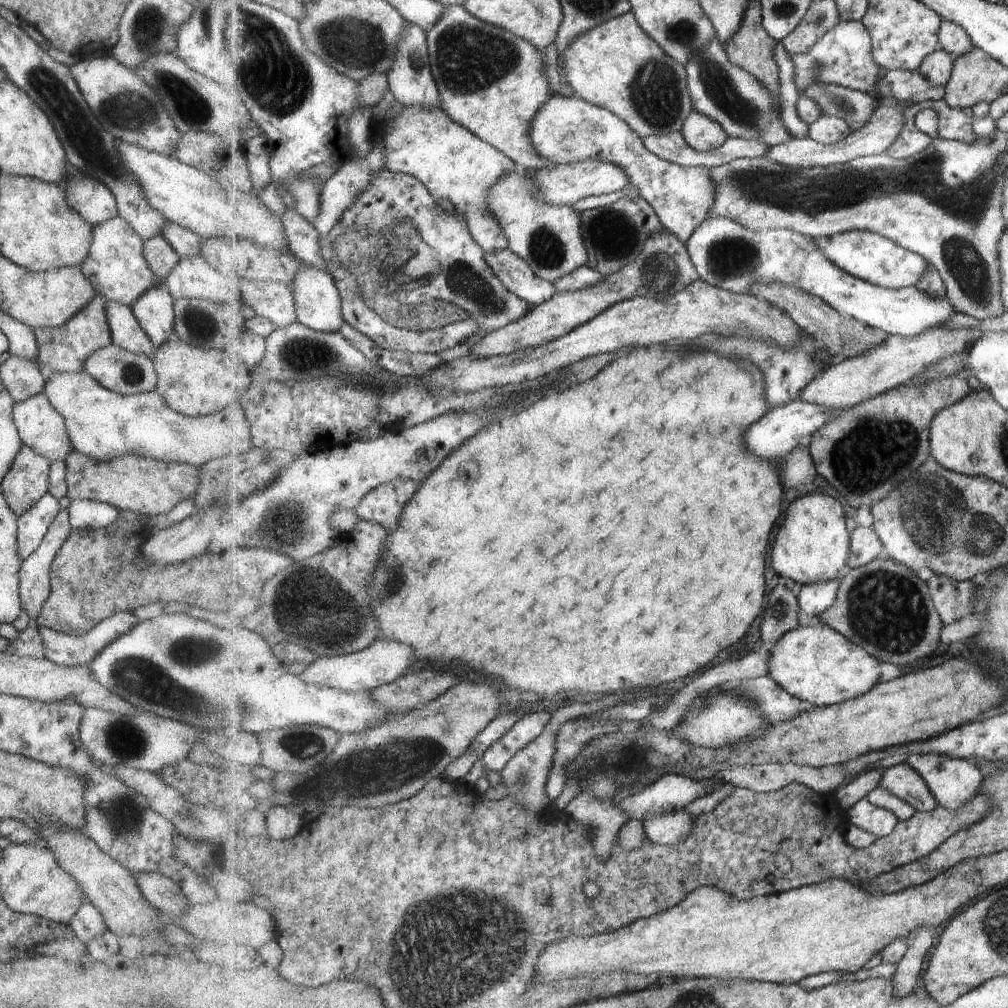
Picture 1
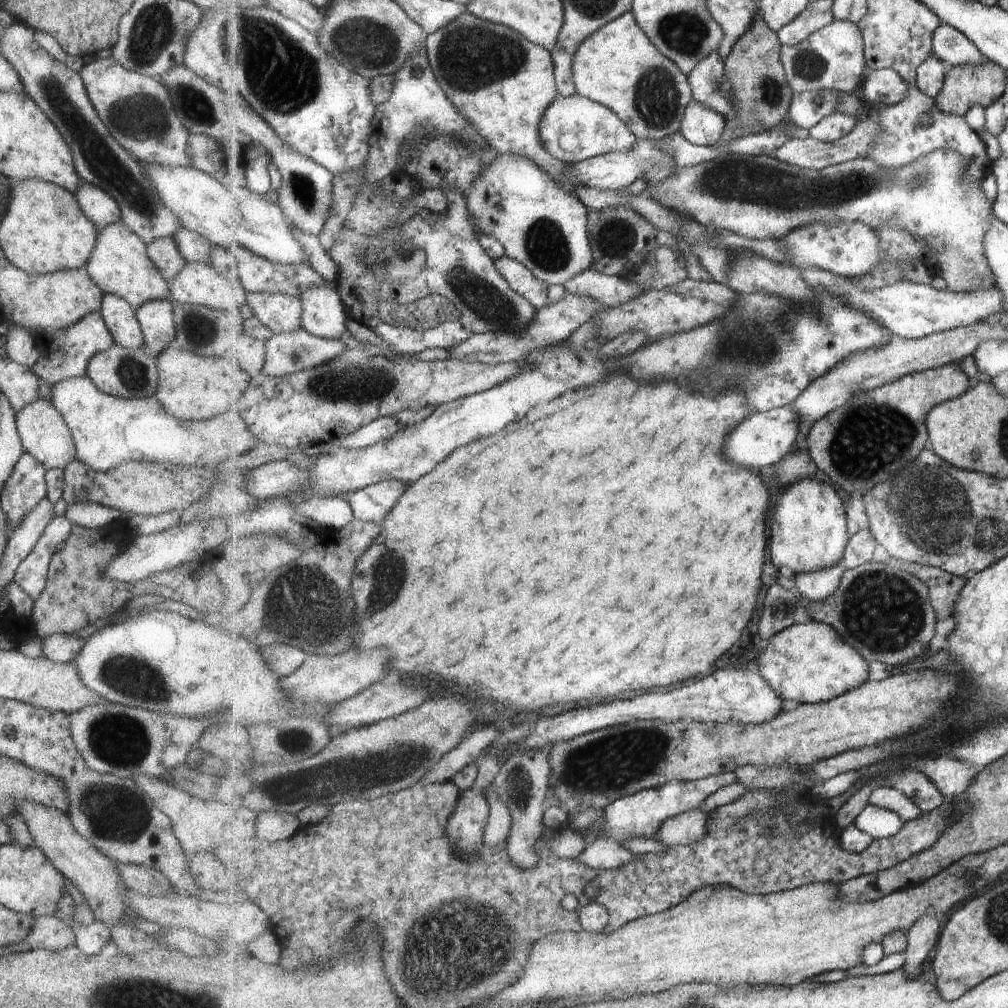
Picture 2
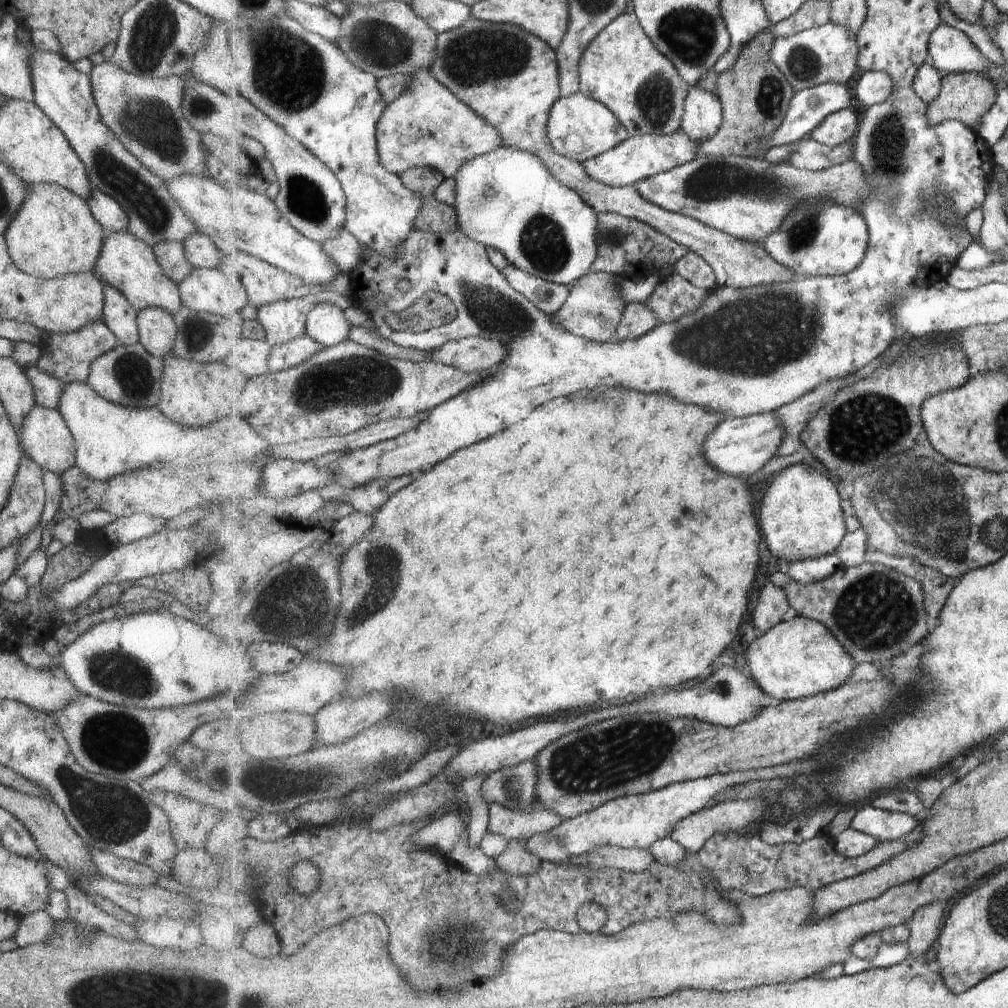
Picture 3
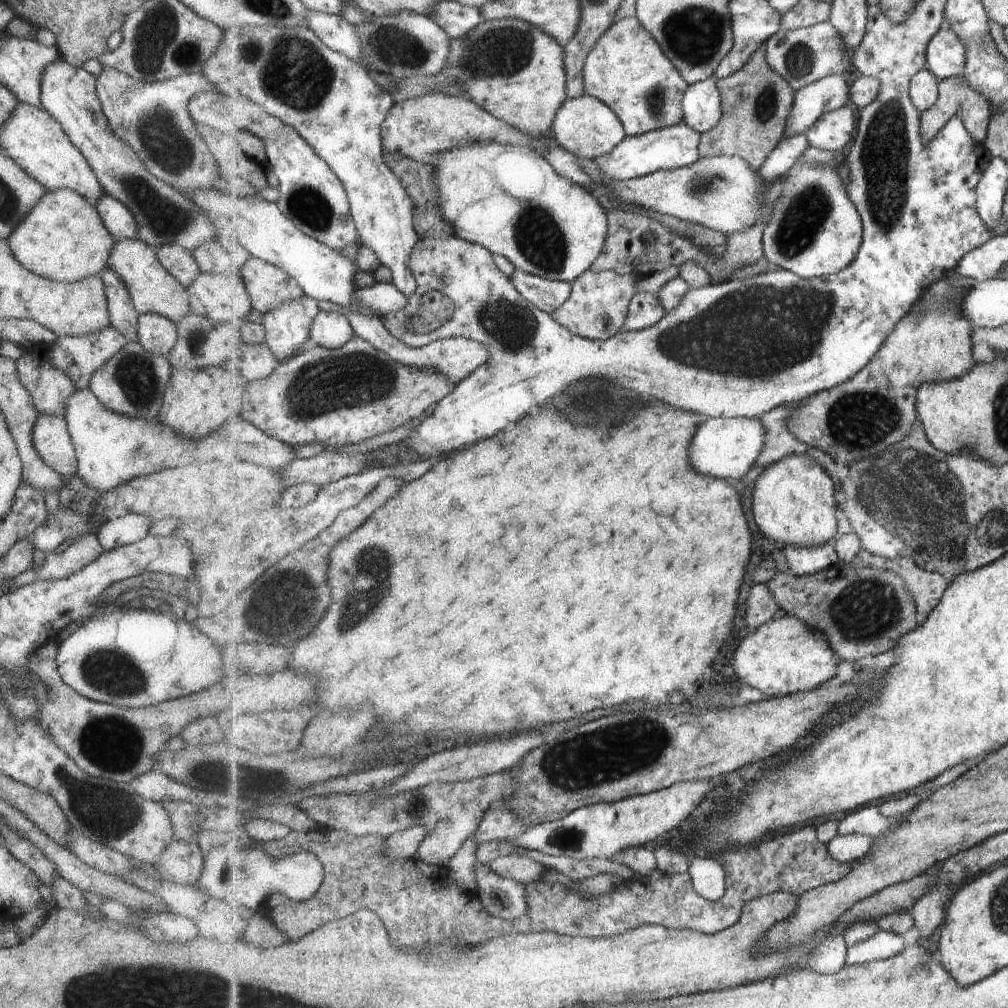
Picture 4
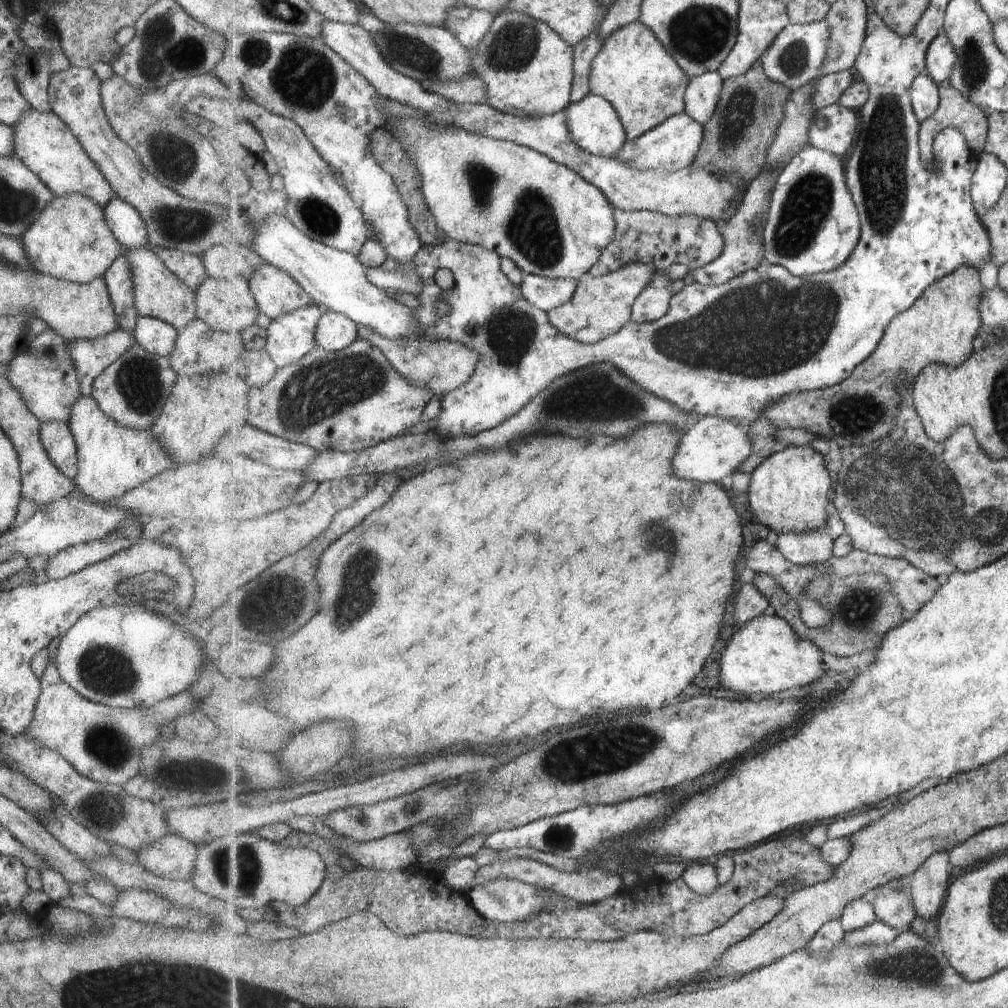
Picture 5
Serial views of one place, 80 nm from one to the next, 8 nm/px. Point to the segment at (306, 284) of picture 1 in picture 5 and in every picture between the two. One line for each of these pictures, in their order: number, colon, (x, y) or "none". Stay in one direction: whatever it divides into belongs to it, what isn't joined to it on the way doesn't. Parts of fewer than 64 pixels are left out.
2: (324, 314)
3: (327, 323)
4: (331, 330)
5: (336, 331)

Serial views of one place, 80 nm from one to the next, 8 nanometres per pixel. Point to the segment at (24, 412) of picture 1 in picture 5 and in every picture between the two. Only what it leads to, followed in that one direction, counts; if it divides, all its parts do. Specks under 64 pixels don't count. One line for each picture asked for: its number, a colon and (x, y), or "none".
2: (43, 433)
3: (43, 437)
4: (49, 436)
5: (56, 438)

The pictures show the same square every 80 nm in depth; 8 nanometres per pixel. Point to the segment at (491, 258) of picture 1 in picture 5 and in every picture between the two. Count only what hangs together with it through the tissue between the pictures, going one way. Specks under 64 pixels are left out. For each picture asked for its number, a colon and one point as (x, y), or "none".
2: (538, 293)
3: (549, 297)
4: (548, 296)
5: (545, 293)

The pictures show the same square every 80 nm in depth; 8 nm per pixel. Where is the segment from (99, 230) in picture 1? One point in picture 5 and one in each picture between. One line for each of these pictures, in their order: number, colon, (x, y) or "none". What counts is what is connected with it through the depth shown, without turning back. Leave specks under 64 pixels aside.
2: (118, 264)
3: (127, 264)
4: (152, 289)
5: (158, 293)

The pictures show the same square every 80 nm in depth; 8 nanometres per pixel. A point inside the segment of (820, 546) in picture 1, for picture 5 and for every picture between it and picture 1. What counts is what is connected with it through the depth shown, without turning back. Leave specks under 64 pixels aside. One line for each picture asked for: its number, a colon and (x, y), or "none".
2: (809, 525)
3: (801, 515)
4: (793, 500)
5: (789, 492)

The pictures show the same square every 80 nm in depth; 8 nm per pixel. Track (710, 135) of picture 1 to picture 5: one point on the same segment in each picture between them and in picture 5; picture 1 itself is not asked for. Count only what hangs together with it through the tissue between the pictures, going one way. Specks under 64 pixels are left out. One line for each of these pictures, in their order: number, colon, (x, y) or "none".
2: (702, 126)
3: (704, 115)
4: (703, 110)
5: (703, 95)

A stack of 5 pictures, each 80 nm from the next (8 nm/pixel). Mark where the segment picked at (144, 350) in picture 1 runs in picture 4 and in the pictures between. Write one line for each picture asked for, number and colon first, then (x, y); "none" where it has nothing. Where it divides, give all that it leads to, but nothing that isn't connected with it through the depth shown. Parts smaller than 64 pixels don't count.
2: (119, 317)
3: (119, 316)
4: (122, 316)

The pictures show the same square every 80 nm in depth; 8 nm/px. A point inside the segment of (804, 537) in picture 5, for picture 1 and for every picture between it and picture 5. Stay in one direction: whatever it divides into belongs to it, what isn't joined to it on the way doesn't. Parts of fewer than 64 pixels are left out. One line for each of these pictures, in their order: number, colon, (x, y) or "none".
1: (815, 599)
2: (815, 587)
3: (809, 571)
4: (802, 561)

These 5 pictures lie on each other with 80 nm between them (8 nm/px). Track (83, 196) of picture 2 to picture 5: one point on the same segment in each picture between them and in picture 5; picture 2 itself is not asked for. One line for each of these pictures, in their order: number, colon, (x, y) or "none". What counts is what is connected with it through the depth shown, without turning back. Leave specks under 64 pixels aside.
3: (106, 211)
4: (120, 223)
5: (122, 219)

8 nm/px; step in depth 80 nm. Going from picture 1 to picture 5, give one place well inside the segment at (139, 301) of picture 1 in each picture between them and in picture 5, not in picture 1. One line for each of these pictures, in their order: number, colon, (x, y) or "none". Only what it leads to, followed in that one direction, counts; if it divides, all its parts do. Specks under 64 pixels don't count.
2: (154, 317)
3: (156, 329)
4: (156, 334)
5: (157, 337)

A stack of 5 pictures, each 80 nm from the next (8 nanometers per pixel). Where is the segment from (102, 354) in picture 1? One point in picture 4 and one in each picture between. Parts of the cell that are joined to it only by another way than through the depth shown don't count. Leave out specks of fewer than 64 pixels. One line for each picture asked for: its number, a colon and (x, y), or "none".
2: (118, 371)
3: (128, 375)
4: (131, 382)

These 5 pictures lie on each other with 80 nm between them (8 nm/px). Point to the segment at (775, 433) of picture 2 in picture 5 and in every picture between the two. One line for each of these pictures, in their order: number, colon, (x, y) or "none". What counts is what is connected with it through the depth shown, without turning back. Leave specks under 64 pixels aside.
3: (741, 446)
4: (726, 447)
5: (714, 447)

